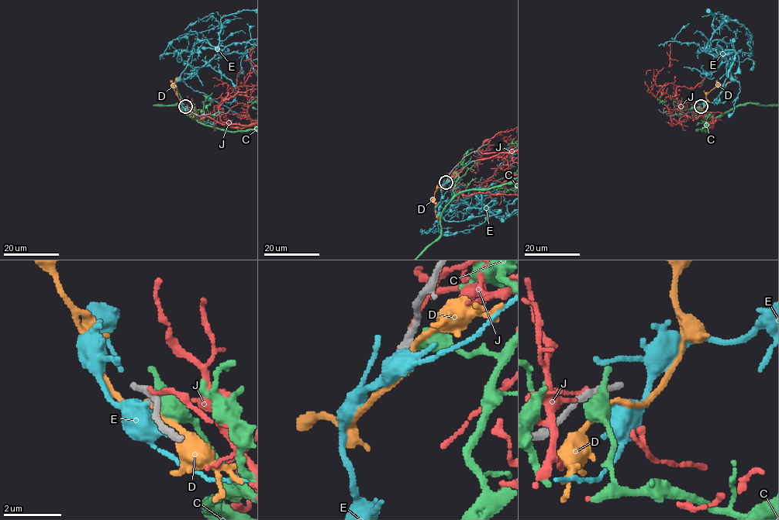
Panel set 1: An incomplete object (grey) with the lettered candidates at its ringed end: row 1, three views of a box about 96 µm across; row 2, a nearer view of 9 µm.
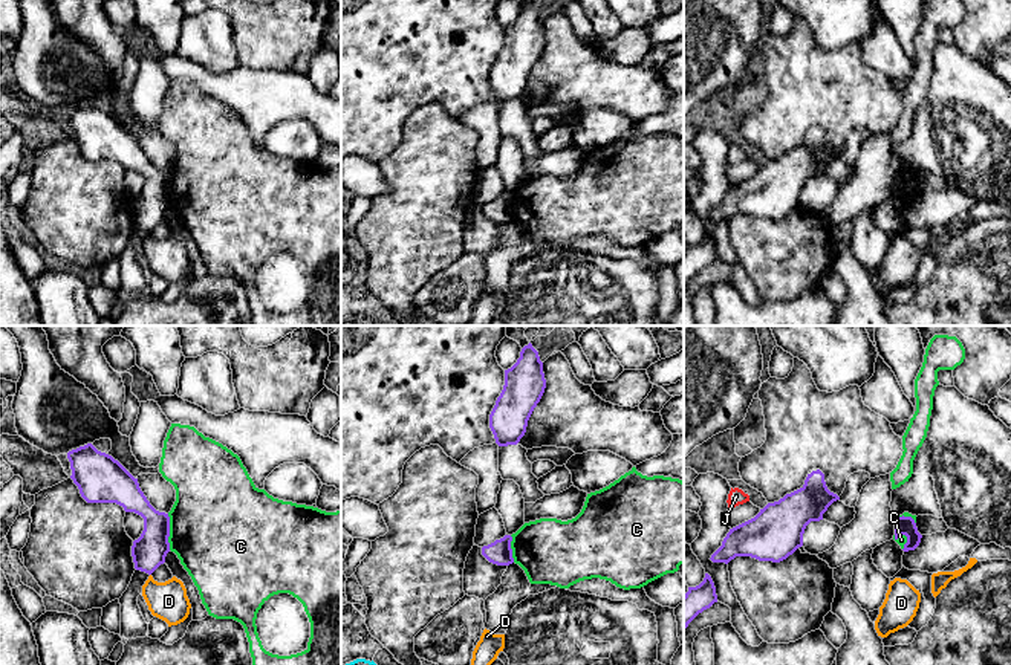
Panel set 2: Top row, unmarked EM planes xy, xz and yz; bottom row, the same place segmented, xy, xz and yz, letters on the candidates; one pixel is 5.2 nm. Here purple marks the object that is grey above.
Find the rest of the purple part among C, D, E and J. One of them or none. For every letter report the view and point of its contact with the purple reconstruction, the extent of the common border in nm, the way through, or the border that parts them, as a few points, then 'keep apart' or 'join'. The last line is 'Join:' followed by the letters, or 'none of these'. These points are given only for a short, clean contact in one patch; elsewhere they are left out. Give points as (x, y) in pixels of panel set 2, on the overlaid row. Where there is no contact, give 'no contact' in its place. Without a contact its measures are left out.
C: contact xy (169, 532); length 190 nm; border xy (167, 514), (170, 549); keep apart
D: no contact; keep apart
E: no contact; keep apart
J: no contact; keep apart
Join: none of these

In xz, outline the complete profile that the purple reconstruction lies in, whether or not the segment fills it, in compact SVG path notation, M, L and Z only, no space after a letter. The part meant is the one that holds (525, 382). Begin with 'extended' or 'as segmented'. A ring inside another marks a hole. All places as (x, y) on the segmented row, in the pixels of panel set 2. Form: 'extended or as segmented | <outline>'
as segmented | M529 342L517 362L505 370L505 385L489 414L489 428L499 446L517 445L546 388L543 362Z

